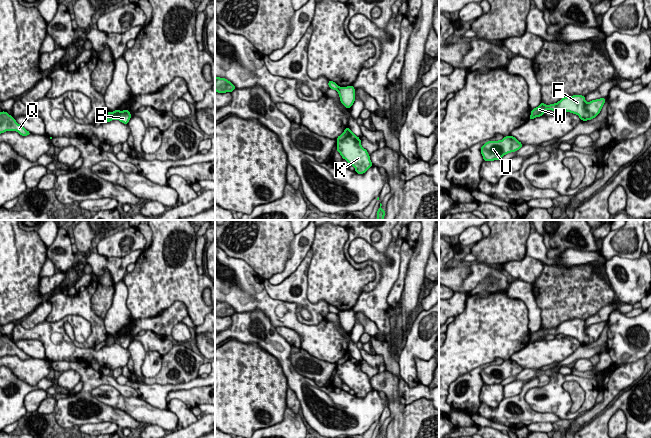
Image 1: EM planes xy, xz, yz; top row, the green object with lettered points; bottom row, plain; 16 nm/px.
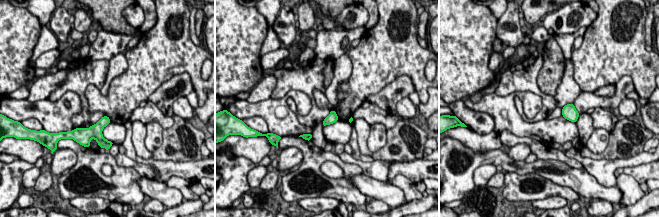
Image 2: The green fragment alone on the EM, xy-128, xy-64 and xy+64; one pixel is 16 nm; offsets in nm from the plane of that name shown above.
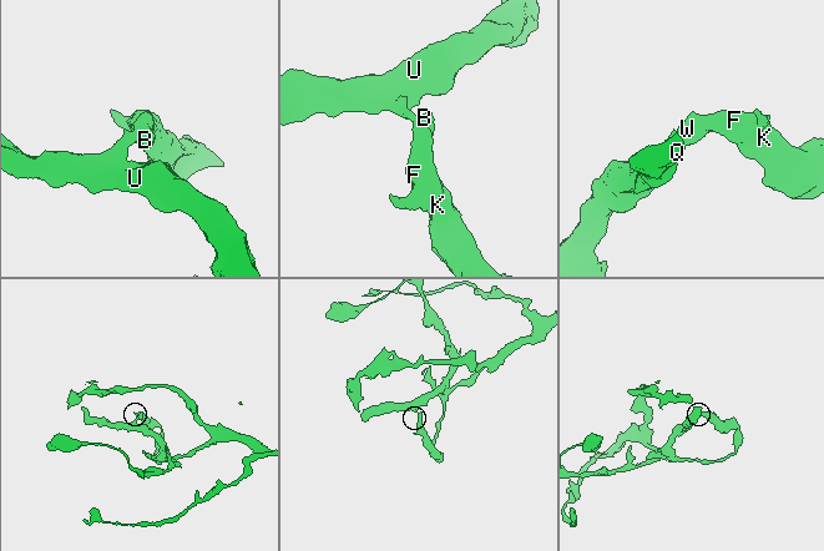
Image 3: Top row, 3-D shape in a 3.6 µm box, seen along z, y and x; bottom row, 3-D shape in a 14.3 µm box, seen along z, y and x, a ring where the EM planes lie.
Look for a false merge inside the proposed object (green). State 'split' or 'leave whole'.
split

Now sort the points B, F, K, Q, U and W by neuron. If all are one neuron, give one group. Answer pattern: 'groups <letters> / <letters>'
groups B F K W / Q U

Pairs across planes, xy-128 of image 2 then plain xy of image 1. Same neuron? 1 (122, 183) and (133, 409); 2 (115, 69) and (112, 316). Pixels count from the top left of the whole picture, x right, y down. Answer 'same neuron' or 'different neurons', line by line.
1: different neurons
2: same neuron

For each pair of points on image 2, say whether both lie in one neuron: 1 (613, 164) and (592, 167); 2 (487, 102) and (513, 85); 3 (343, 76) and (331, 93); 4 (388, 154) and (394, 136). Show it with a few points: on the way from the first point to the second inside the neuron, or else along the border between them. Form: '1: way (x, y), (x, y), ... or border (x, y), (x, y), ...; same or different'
1: way (608, 166), (597, 167); same
2: border (494, 92), (497, 95), (514, 93); different
3: way (339, 79), (332, 89); same
4: way (388, 150), (388, 147), (394, 140); same

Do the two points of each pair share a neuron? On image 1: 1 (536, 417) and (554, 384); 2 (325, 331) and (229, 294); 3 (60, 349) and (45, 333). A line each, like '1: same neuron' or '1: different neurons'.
1: different neurons
2: same neuron
3: same neuron

